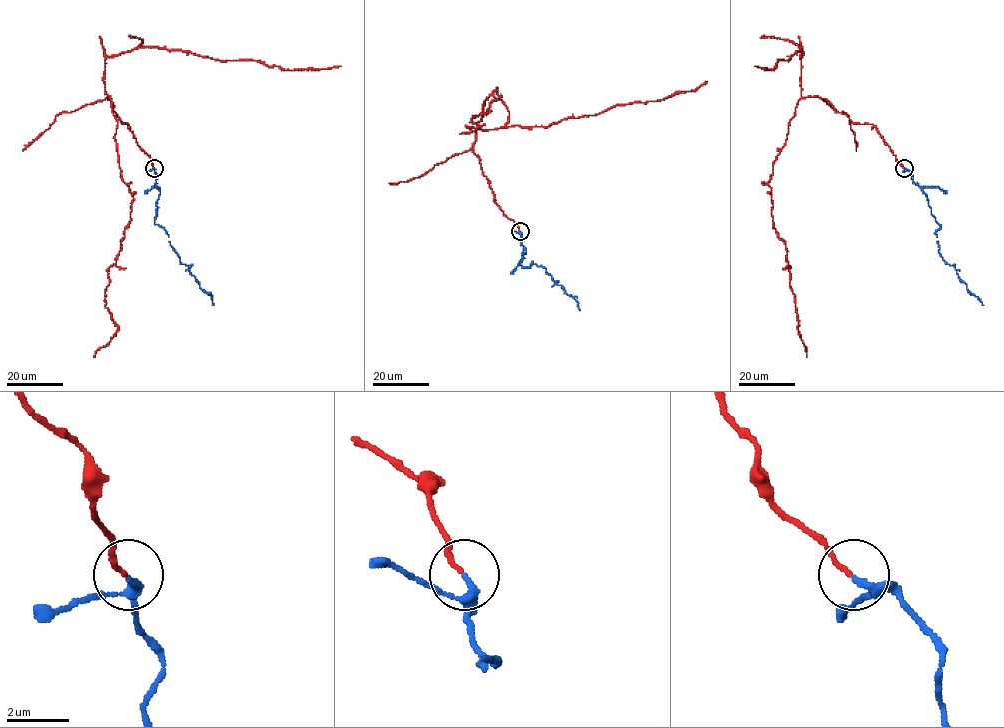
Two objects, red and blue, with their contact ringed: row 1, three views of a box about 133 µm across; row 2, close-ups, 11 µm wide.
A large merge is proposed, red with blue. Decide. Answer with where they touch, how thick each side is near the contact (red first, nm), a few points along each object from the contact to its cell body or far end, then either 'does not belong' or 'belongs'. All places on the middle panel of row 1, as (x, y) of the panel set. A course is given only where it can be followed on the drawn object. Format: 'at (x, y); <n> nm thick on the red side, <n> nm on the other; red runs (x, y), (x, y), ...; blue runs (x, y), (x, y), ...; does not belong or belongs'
at (520, 231); 140 nm thick on the red side, 160 nm on the other; red runs (520, 231), (496, 204), (473, 152), (484, 100), (499, 98), (471, 119), (483, 125), (460, 134); blue runs (520, 231), (525, 249), (520, 265), (542, 265), (580, 309); belongs

